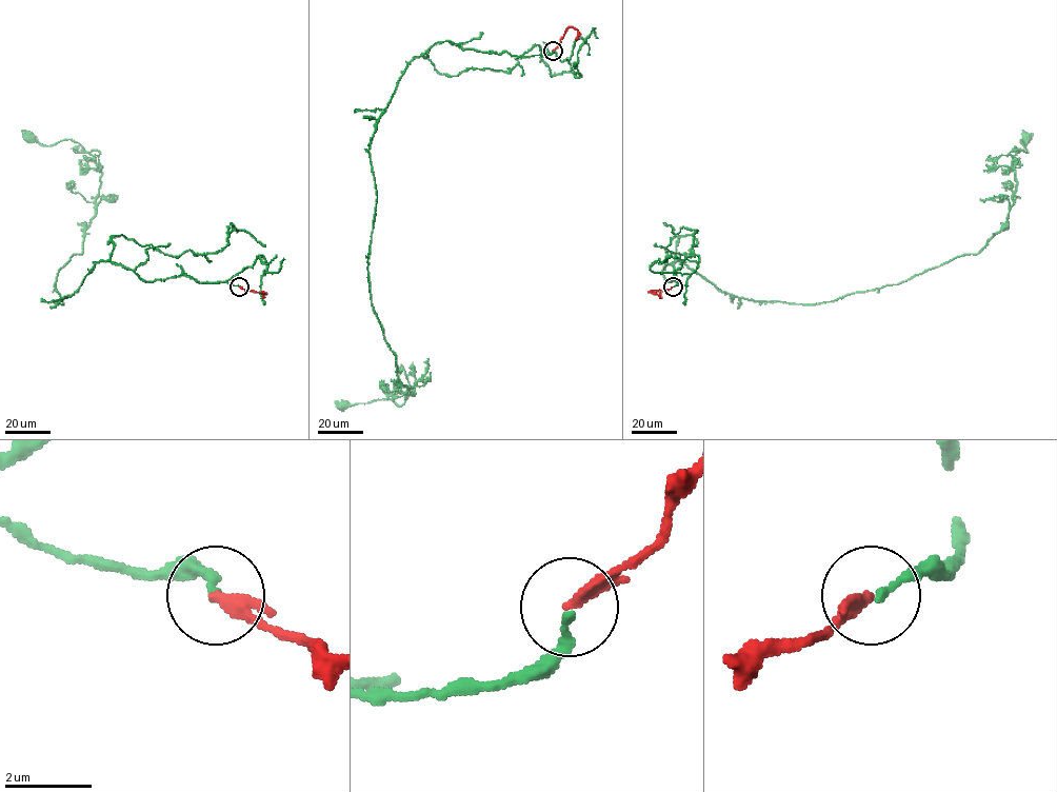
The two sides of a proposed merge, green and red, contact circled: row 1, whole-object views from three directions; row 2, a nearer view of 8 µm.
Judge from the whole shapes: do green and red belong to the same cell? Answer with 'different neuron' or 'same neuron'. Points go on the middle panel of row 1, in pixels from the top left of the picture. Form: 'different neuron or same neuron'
different neuron

